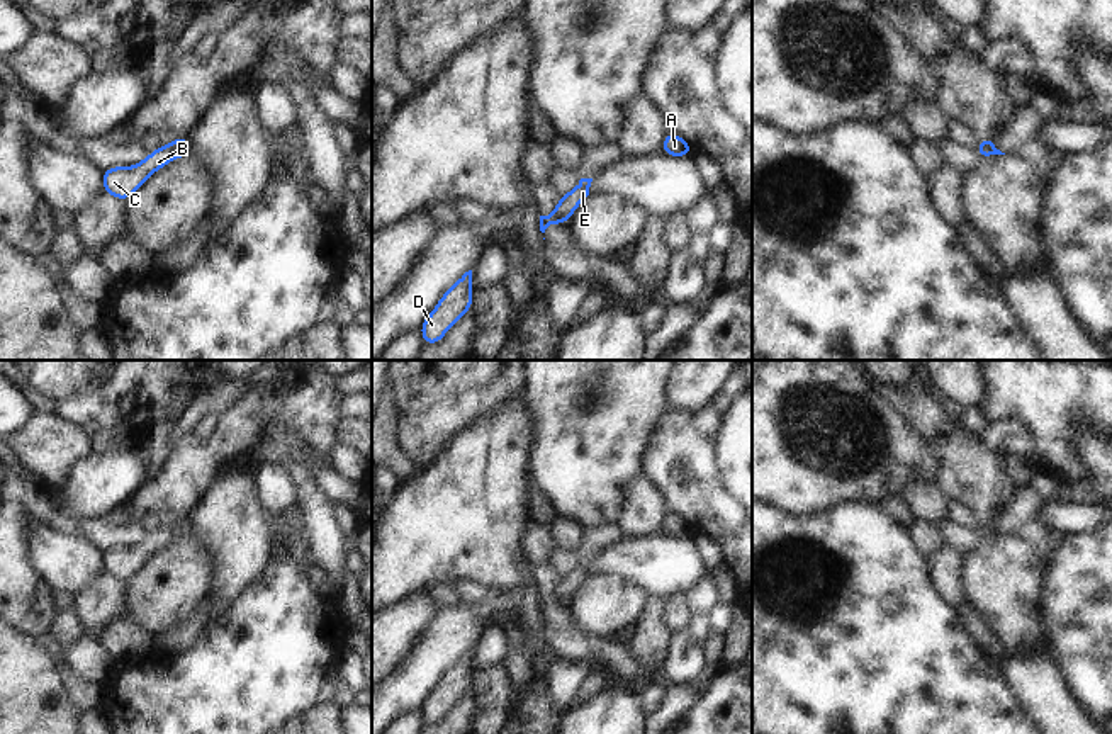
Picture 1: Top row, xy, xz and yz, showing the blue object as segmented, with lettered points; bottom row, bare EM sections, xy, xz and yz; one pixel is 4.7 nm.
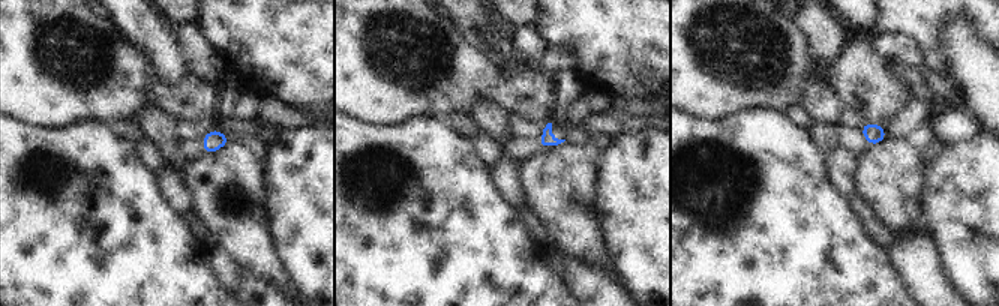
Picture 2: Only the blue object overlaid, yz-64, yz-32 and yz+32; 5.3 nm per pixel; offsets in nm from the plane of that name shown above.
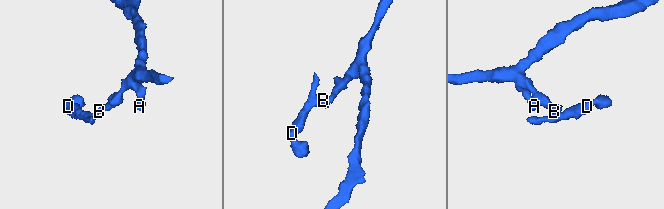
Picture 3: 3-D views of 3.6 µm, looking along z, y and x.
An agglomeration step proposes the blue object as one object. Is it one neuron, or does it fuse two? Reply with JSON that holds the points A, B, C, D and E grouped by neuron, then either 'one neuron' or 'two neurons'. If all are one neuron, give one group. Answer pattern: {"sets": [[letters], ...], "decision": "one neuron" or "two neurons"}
{"sets": [["A", "E"], ["B", "C", "D"]], "decision": "two neurons"}

